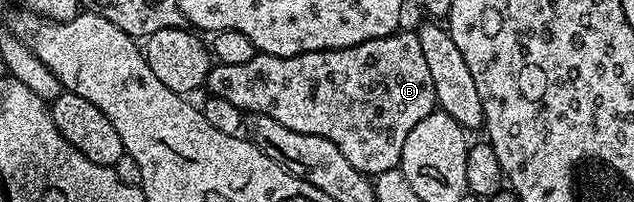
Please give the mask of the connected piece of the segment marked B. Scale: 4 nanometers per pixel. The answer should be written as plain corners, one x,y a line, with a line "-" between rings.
396,32
389,35
388,38
370,38
361,44
341,48
340,50
318,50
317,52
305,52
288,58
257,52
251,59
245,61
245,64
229,64
226,66
216,63
212,65
211,70
207,73
204,87
206,90
208,89
207,92
210,95
229,101
242,112
264,114
272,117
273,120
277,120
278,123
283,124
285,127
293,129
295,132
309,133
310,136
321,136
326,140
331,140
341,150
346,160
349,160
353,168
359,170
363,175
374,176
381,172
389,172
399,166
401,152
405,148
405,136
409,136
409,132
413,132
413,128
417,128
417,124
421,124
421,120
425,120
425,116
436,113
437,110
433,79
429,76
428,62
424,59
424,53
421,52
418,36
415,32
403,33

